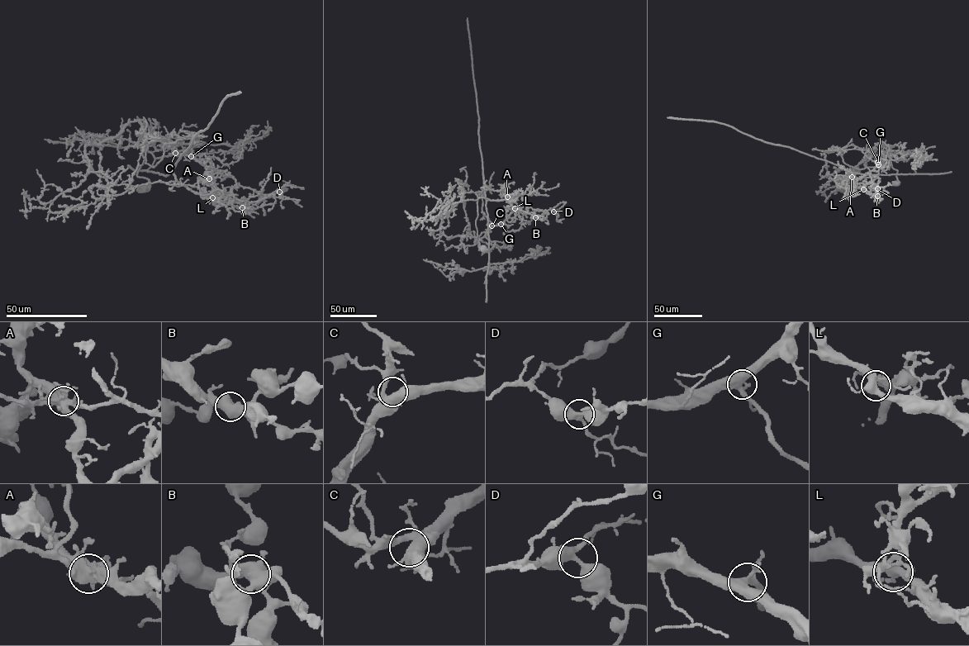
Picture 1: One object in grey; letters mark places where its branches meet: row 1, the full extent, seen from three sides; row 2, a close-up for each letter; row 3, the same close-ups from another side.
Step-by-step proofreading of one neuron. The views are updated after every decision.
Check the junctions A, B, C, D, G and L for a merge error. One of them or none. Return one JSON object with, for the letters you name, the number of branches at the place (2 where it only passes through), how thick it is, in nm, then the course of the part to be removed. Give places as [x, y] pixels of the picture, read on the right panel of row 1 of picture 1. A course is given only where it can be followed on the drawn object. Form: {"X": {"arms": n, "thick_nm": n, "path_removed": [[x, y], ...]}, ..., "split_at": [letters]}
{"A": {"arms": 8, "thick_nm": 600, "path_removed": [[852, 177], [855, 188], [852, 186], [849, 173], [827, 161], [790, 147], [764, 142], [723, 124], [667, 117]]}, "split_at": ["A"]}

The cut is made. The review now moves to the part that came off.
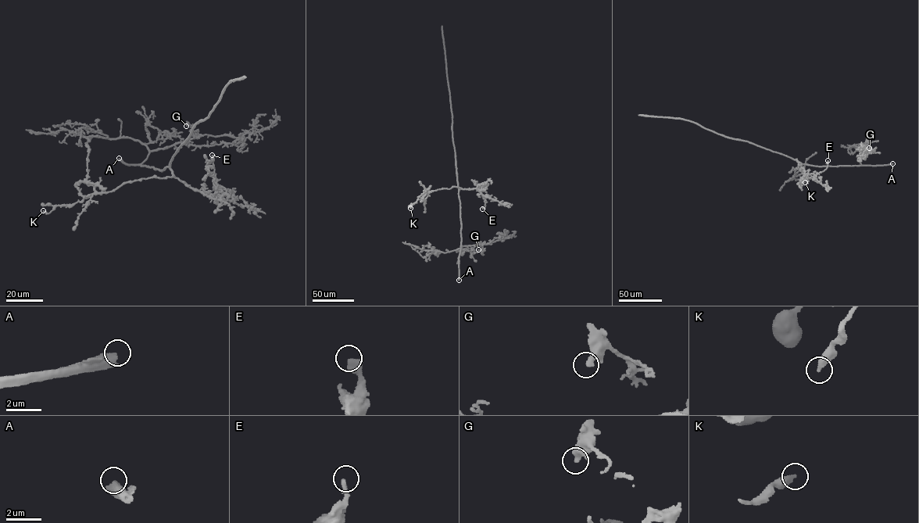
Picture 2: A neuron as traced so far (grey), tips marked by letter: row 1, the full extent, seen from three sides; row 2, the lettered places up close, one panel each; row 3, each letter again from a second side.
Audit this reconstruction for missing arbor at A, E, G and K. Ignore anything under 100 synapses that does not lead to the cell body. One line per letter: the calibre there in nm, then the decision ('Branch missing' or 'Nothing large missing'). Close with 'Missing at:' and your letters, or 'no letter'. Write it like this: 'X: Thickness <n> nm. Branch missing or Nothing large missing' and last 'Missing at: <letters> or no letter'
A: Thickness 480 nm. Branch missing
E: Thickness 360 nm. Nothing large missing
G: Thickness 280 nm. Nothing large missing
K: Thickness 360 nm. Nothing large missing
Missing at: A

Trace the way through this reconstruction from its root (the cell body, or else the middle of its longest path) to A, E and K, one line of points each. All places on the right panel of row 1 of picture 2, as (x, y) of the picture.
A: (785, 155), (802, 163), (820, 166), (892, 163)
E: (785, 155), (797, 160), (801, 164), (804, 176), (812, 178), (826, 169), (827, 160)
K: (785, 155), (801, 164), (800, 168), (795, 169), (793, 177), (800, 179), (802, 183), (805, 182)

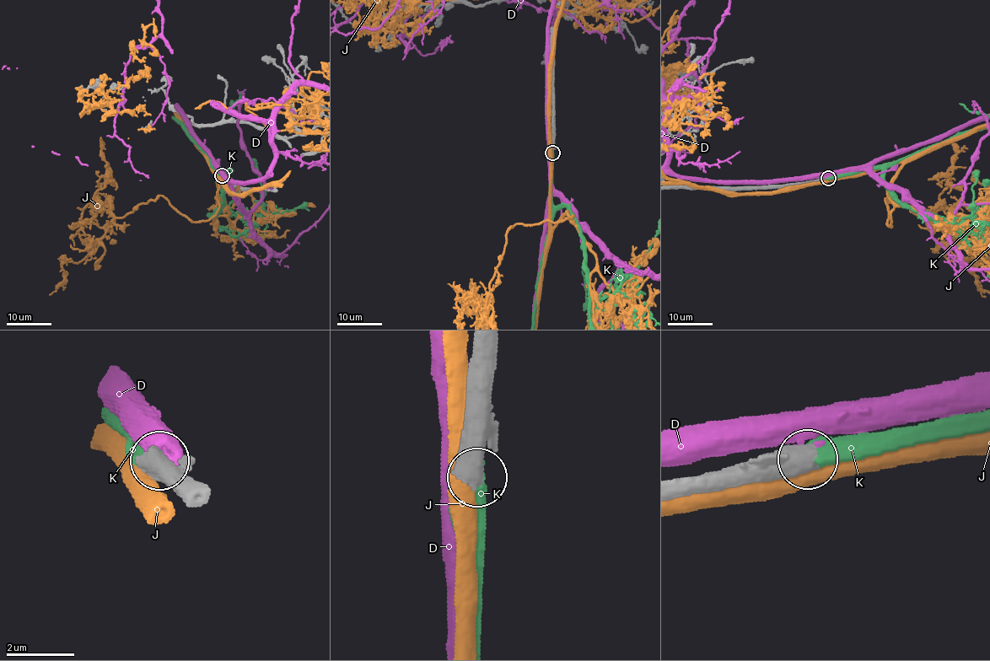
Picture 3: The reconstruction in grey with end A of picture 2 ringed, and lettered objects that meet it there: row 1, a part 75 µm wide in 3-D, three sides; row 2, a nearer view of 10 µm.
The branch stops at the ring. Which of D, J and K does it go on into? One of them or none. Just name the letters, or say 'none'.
K

